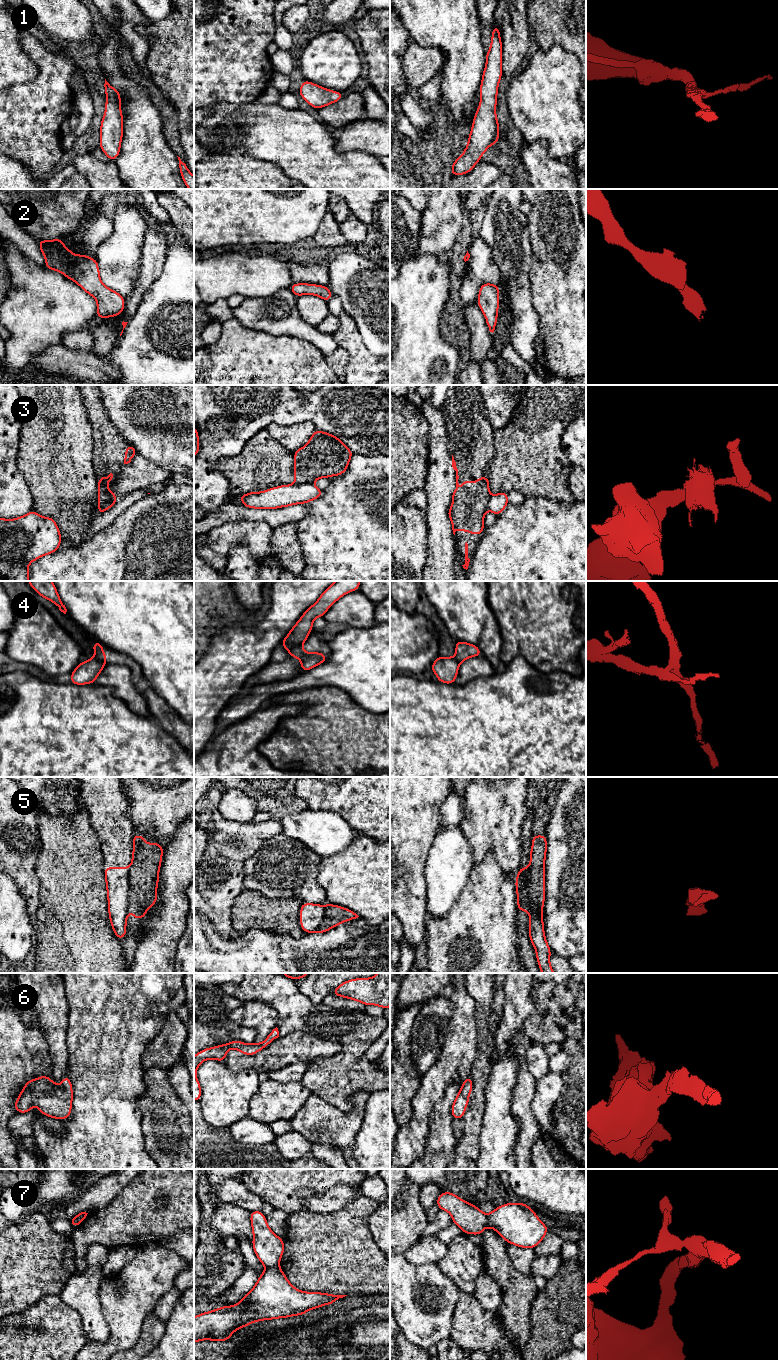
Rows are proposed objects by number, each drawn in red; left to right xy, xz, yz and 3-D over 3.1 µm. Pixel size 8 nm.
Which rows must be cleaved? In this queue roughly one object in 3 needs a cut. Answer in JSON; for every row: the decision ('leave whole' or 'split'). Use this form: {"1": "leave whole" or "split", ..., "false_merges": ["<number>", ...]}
{"1": "leave whole", "2": "leave whole", "3": "split", "4": "split", "5": "split", "6": "leave whole", "7": "split", "false_merges": ["3", "4", "5", "7"]}

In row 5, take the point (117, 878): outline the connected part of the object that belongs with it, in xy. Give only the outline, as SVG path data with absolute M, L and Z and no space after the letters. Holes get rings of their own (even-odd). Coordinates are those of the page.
M129 867L104 868L110 924L119 940L127 933L129 871Z

